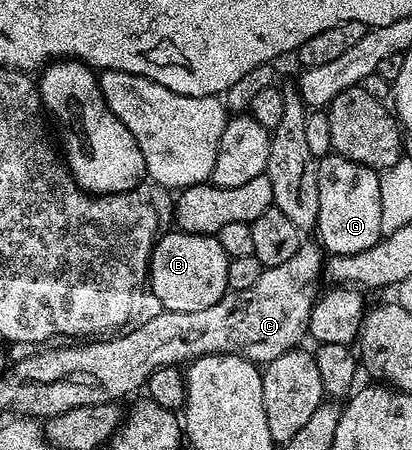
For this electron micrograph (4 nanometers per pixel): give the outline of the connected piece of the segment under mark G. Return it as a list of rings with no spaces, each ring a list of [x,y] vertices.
[[[330,153],[317,163],[319,211],[316,226],[329,255],[363,253],[383,237],[381,176],[367,165]]]

